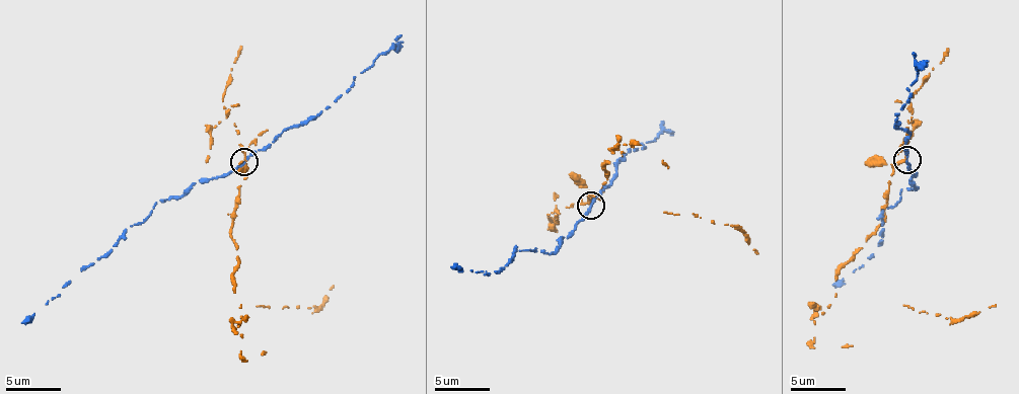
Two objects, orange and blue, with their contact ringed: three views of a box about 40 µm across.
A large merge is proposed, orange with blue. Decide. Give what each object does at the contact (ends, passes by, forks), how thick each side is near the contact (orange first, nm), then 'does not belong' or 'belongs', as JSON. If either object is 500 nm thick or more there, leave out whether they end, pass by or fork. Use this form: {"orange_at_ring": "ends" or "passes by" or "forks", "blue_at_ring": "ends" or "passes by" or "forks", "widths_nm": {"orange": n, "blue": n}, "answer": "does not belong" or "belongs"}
{"orange_at_ring": "passes by", "blue_at_ring": "passes by", "widths_nm": {"orange": 200, "blue": 170}, "answer": "does not belong"}

